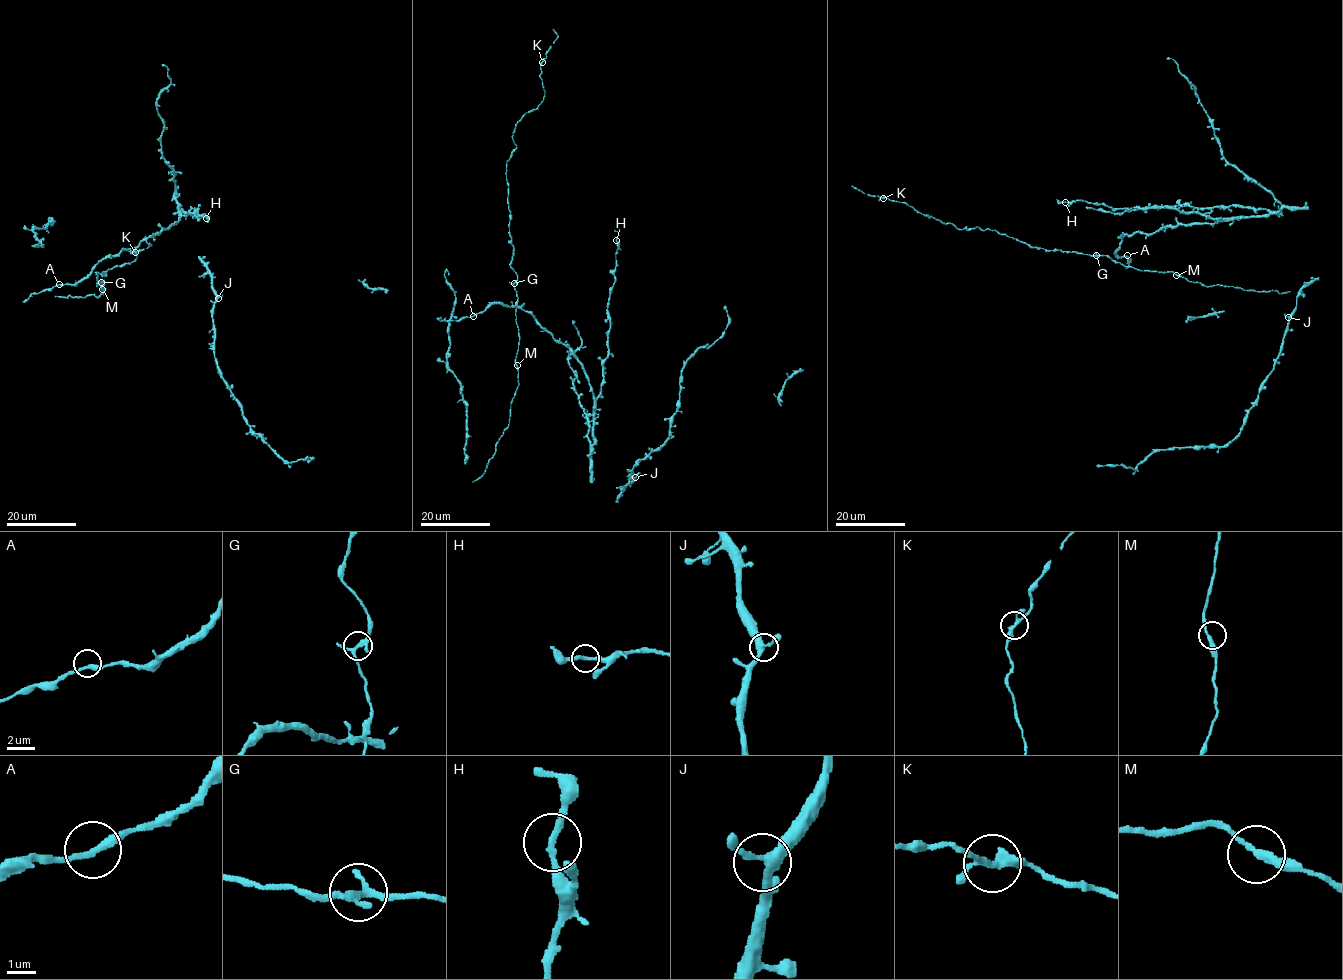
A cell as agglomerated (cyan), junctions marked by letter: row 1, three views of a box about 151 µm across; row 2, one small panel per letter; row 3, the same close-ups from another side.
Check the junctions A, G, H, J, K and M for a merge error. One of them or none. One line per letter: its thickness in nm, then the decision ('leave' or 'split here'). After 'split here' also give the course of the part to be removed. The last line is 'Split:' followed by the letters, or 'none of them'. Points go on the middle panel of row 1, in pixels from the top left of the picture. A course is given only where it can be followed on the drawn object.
A: 280 nm | leave
G: 240 nm | leave
H: 240 nm | leave
J: 320 nm | leave
K: 240 nm | leave
M: 280 nm | leave
Split: none of them

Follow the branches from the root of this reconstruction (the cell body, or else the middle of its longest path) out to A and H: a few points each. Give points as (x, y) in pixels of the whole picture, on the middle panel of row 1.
A: (593, 410), (592, 387), (582, 363), (529, 312), (499, 303), (491, 304), (473, 316)
H: (593, 410), (603, 380), (603, 360), (608, 354), (607, 305), (615, 279), (617, 239)

